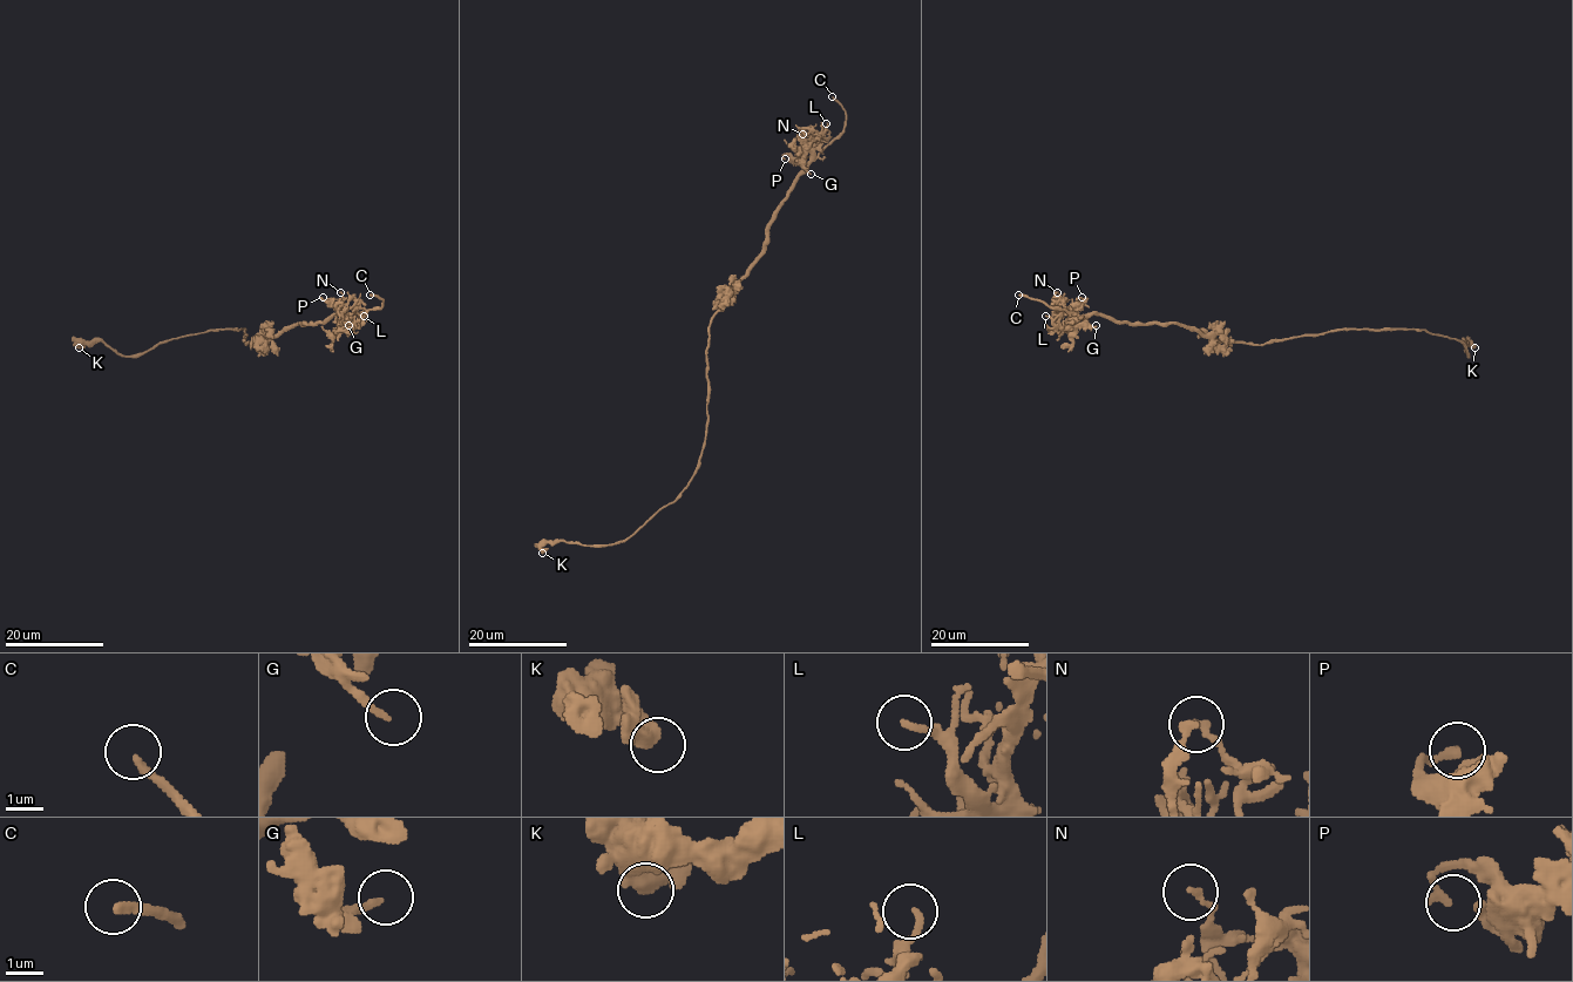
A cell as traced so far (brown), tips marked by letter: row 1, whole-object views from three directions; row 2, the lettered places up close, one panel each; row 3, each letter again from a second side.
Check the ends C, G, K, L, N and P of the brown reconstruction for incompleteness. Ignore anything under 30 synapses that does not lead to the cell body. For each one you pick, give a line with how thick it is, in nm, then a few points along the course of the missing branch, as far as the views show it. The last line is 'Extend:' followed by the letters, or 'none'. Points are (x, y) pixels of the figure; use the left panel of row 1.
C: 200 nm | (370, 295), (360, 292), (356, 284), (330, 273), (295, 270), (278, 264), (217, 205), (207, 160)
Extend: C

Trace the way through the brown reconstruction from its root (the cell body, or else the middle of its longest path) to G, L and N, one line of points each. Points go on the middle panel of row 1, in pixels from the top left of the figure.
G: (706, 356), (710, 319), (760, 252), (765, 227), (809, 160), (807, 153), (805, 169), (811, 174)
L: (706, 356), (710, 319), (760, 252), (773, 211), (805, 169), (809, 160), (808, 144), (824, 133), (826, 123)
N: (706, 356), (710, 319), (760, 252), (773, 211), (809, 160), (818, 143), (808, 141), (802, 134)

